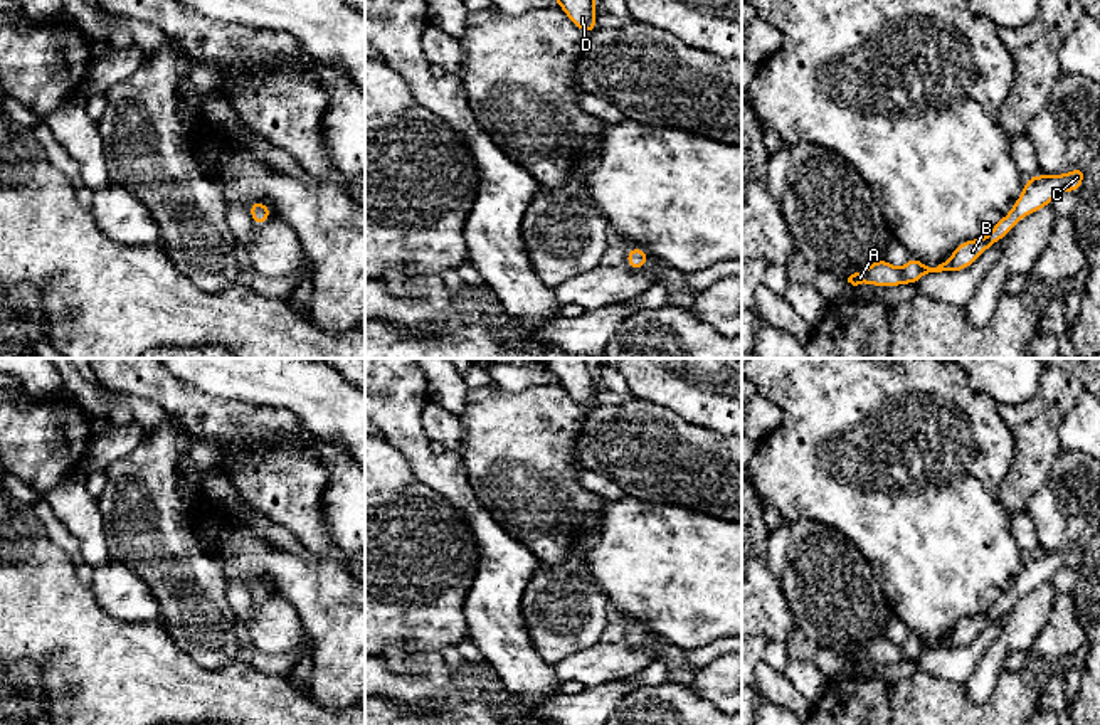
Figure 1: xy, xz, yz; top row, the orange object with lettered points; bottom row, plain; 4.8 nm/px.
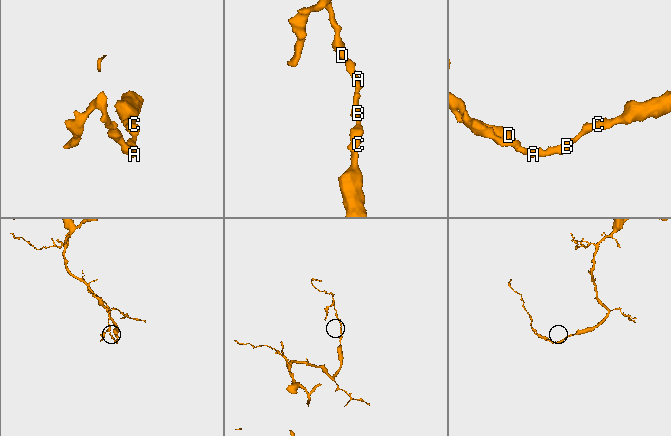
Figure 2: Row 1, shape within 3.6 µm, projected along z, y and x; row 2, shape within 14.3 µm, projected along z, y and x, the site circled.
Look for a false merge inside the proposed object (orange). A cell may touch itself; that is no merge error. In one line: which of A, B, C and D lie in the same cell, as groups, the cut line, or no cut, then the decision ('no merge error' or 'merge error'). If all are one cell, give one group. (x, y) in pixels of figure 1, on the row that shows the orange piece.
A B C D; no cut; no merge error

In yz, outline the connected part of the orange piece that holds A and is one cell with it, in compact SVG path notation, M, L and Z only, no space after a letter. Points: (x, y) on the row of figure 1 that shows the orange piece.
M1078 167L1063 175L1036 175L1026 178L1024 190L1011 207L1011 212L999 219L986 237L960 242L952 256L937 267L925 266L915 256L910 256L903 269L893 267L886 259L878 259L871 262L863 274L851 274L848 283L853 286L868 283L873 286L893 288L903 283L917 284L918 279L928 273L965 269L992 244L1004 239L1021 219L1050 205L1060 192L1066 190L1076 193L1085 175L1085 167Z

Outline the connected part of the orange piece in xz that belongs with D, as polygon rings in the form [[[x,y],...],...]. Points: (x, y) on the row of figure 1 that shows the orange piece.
[[[557,0],[569,20],[585,35],[597,29],[595,0]]]

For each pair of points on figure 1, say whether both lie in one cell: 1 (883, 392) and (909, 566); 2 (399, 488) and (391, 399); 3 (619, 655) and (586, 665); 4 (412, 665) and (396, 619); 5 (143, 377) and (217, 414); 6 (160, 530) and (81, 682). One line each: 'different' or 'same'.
1: same
2: different
3: same
4: different
5: same
6: different

